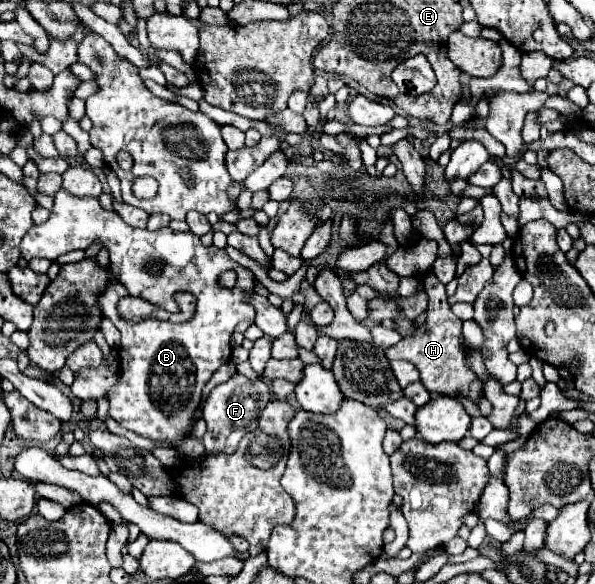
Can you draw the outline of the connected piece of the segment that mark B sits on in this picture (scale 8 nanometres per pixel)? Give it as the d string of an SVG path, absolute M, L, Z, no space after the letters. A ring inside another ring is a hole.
M60 190L54 196L54 206L50 210L50 218L44 224L32 226L26 236L20 242L20 254L26 260L32 258L46 258L56 260L56 256L62 256L72 250L86 250L98 242L102 248L110 254L110 282L98 296L100 310L104 318L108 318L122 334L120 338L120 382L110 390L110 410L108 414L122 424L124 428L160 442L172 442L180 444L186 438L186 430L192 424L192 414L200 404L202 388L212 378L212 374L230 360L232 346L230 336L238 322L242 320L254 320L254 306L250 304L250 294L254 294L256 278L248 268L238 266L224 250L216 246L202 246L200 238L190 232L174 232L172 228L160 228L154 232L148 232L144 228L132 228L128 226L114 210L104 210L98 202L98 198L78 198L66 190ZM226 270L236 270L238 274L238 286L234 288L222 288L218 284L218 276ZM162 290L186 290L196 296L198 308L192 320L184 324L170 324L170 322L158 322L158 320L142 320L142 322L126 322L118 316L118 300L124 296L142 296L142 294L158 294L158 300L162 300Z

